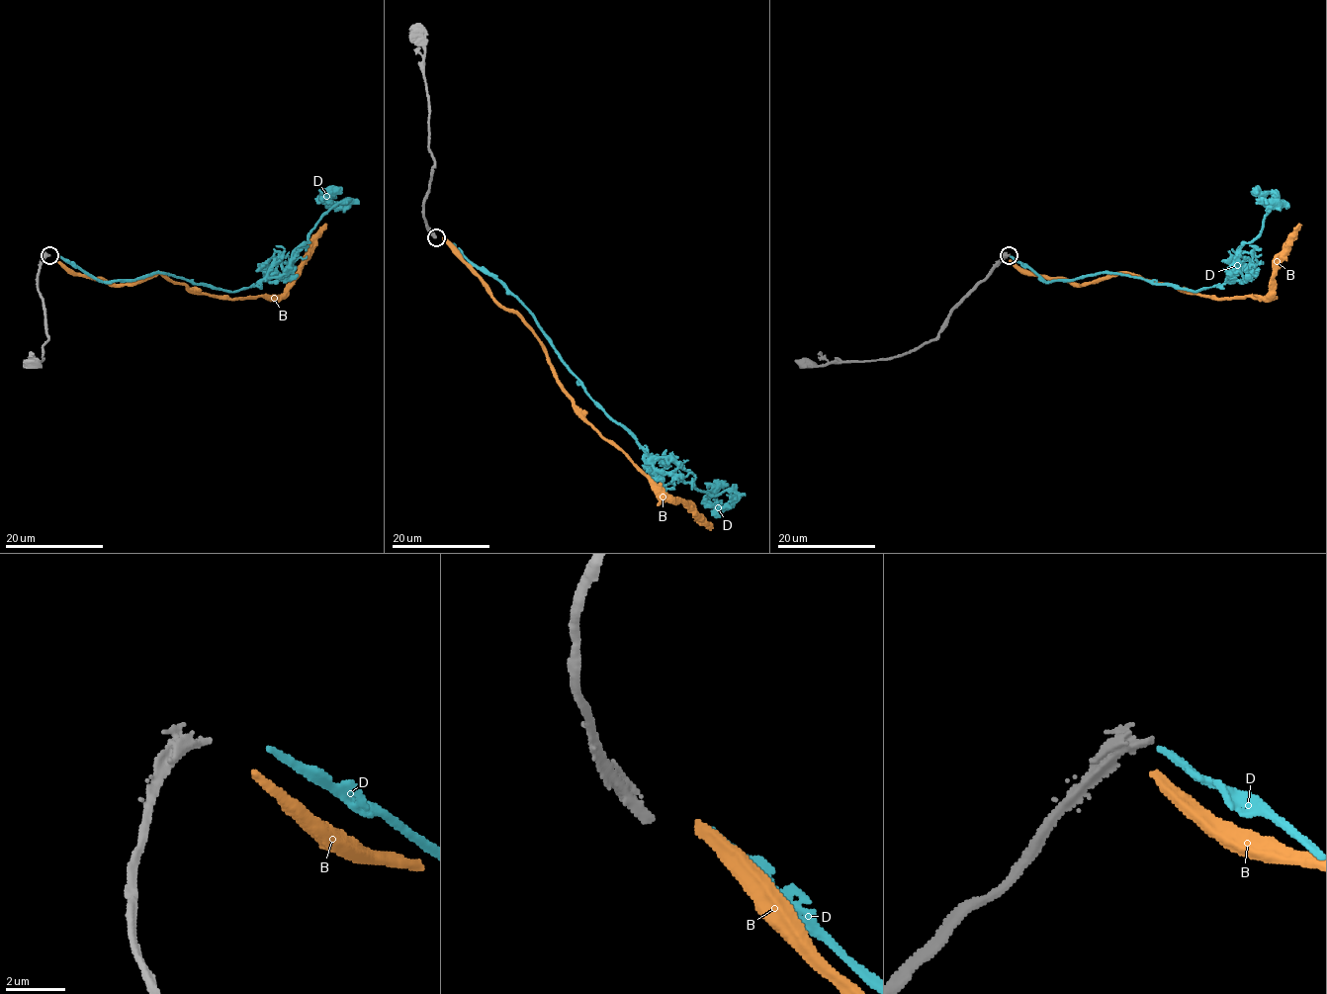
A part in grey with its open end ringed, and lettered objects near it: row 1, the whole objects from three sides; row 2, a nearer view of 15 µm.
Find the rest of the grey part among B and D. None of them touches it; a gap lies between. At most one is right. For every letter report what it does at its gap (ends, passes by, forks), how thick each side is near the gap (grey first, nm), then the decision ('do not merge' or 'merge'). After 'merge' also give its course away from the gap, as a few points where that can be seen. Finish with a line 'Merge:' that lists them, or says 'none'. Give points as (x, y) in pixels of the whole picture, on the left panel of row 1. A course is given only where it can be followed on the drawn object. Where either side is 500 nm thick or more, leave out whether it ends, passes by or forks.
B: it ends; calibres 280 and 320 nm; do not merge
D: it ends; calibres 280 and 200 nm; merge; course (58, 256), (100, 281), (162, 272), (230, 292), (256, 286), (347, 200), (323, 194), (342, 188)
Merge: D

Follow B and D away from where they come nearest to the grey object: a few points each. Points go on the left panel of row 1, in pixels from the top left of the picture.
B: (56, 260), (68, 271), (113, 285), (161, 273), (188, 288), (232, 299), (280, 297), (310, 239), (326, 224)
D: (58, 256), (100, 281), (162, 272), (230, 292), (256, 286), (347, 200), (323, 194), (342, 188)

